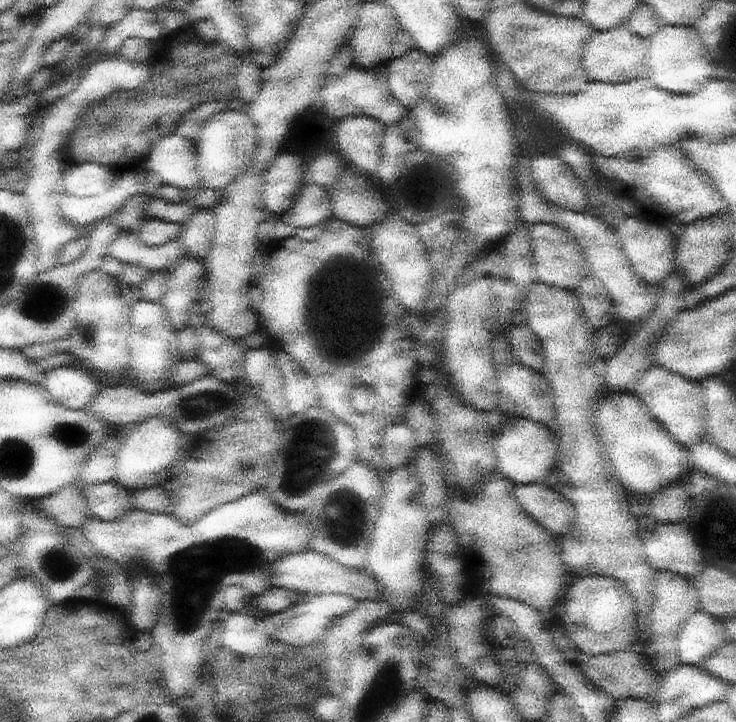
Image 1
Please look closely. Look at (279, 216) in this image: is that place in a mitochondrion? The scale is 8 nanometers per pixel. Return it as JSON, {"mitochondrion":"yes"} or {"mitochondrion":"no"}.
{"mitochondrion":"no"}

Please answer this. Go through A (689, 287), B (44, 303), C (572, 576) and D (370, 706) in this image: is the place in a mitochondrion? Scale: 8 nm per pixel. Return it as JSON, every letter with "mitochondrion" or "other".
{"A":"other","B":"mitochondrion","C":"other","D":"mitochondrion"}

